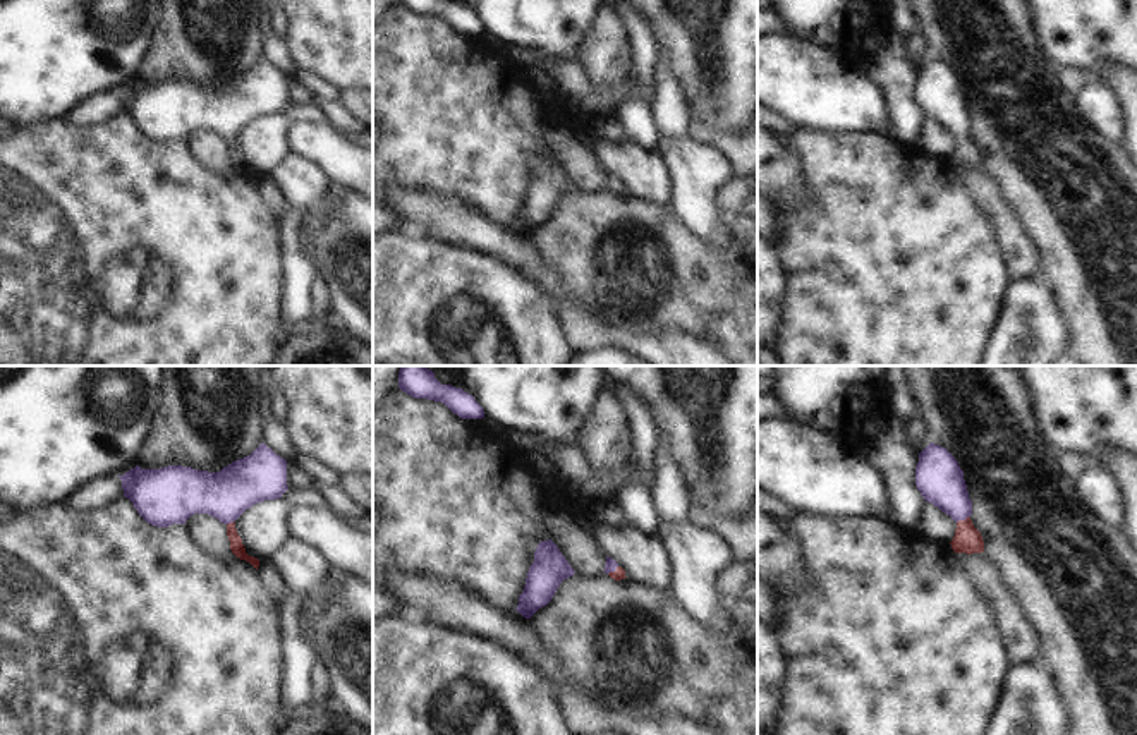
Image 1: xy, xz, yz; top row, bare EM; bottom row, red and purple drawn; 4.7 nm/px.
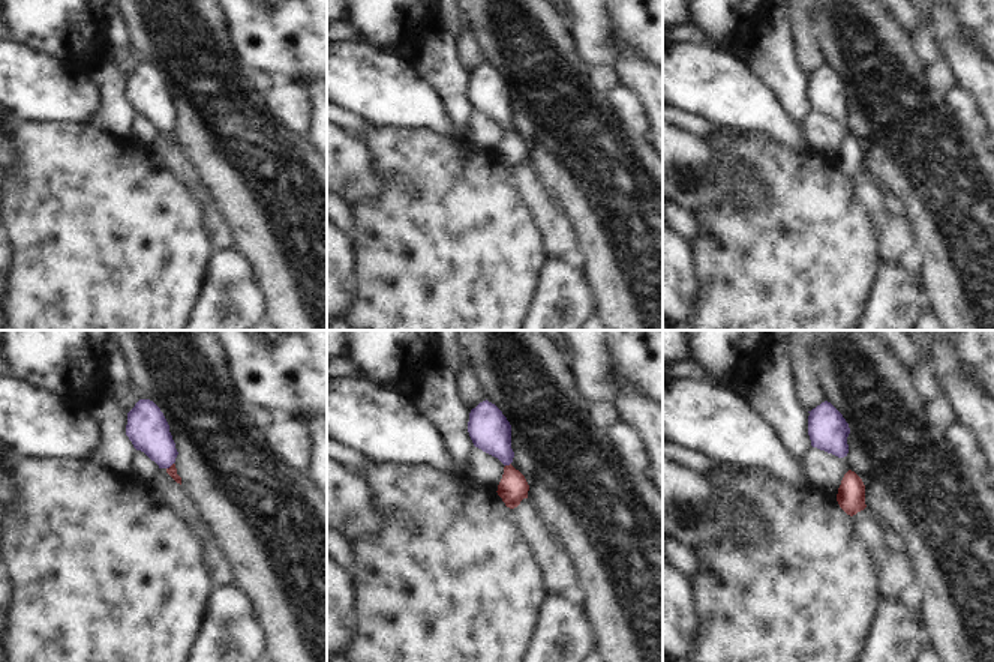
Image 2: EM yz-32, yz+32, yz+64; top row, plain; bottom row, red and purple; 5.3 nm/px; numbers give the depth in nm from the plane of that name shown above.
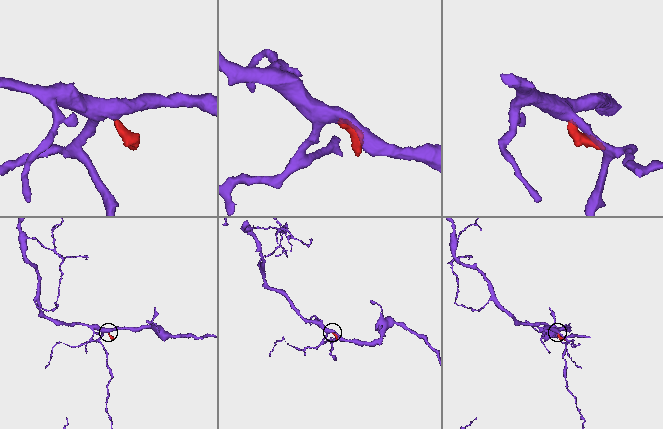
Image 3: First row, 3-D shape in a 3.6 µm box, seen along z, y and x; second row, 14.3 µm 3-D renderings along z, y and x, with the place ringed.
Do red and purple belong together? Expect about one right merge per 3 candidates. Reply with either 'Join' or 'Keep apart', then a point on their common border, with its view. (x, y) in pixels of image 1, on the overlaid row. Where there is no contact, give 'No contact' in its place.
Join. Touches red at yz (962, 521)

